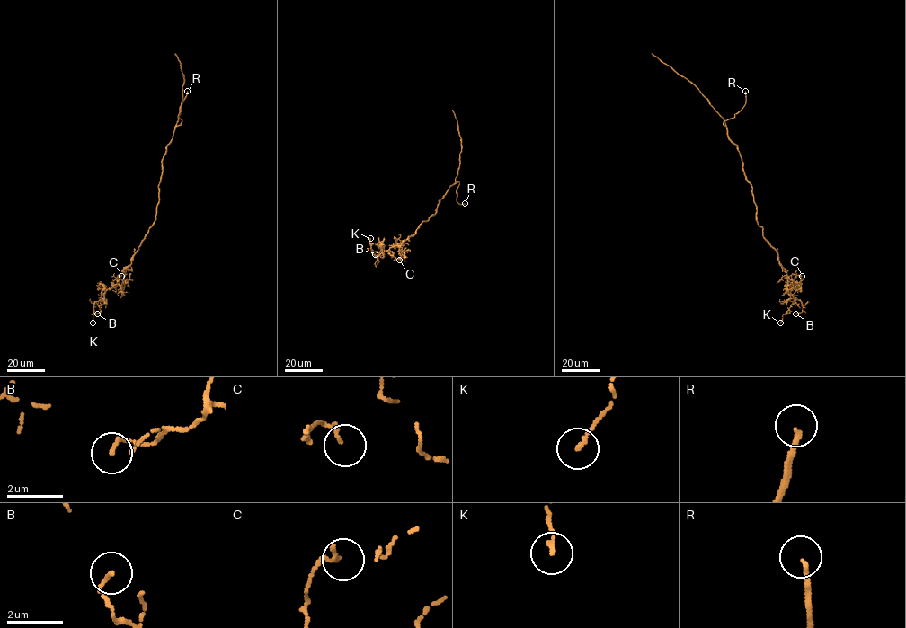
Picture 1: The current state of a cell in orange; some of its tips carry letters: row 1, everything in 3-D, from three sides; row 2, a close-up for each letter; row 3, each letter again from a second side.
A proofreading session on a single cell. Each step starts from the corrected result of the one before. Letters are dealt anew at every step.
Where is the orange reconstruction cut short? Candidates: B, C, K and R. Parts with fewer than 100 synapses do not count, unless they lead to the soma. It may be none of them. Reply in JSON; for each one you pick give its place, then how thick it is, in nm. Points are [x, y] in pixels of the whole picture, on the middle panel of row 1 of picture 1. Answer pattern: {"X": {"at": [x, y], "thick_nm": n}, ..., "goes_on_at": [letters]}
{"R": {"at": [465, 203], "thick_nm": 160}, "goes_on_at": ["R"]}

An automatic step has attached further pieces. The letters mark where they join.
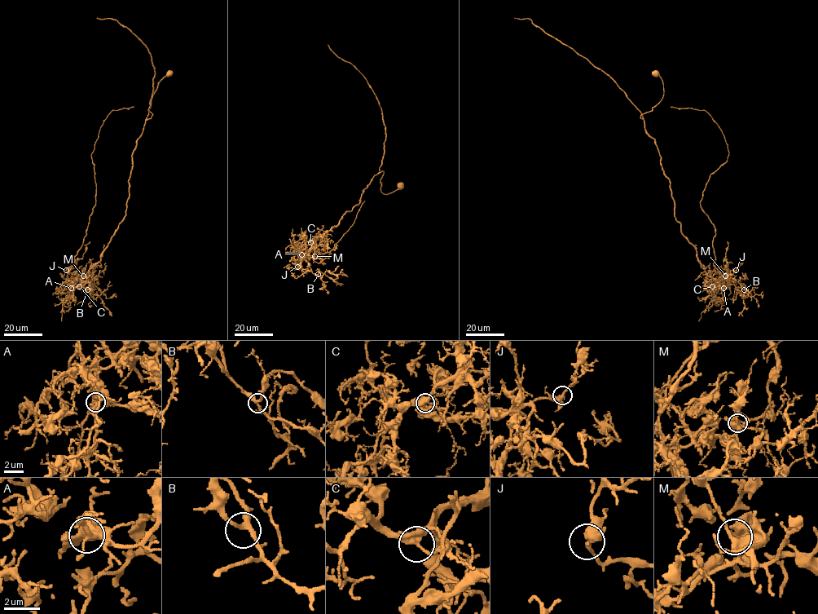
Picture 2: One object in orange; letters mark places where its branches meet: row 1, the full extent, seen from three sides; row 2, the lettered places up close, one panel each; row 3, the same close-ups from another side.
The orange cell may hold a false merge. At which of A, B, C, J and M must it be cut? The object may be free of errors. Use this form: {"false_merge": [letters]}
{"false_merge": ["C"]}

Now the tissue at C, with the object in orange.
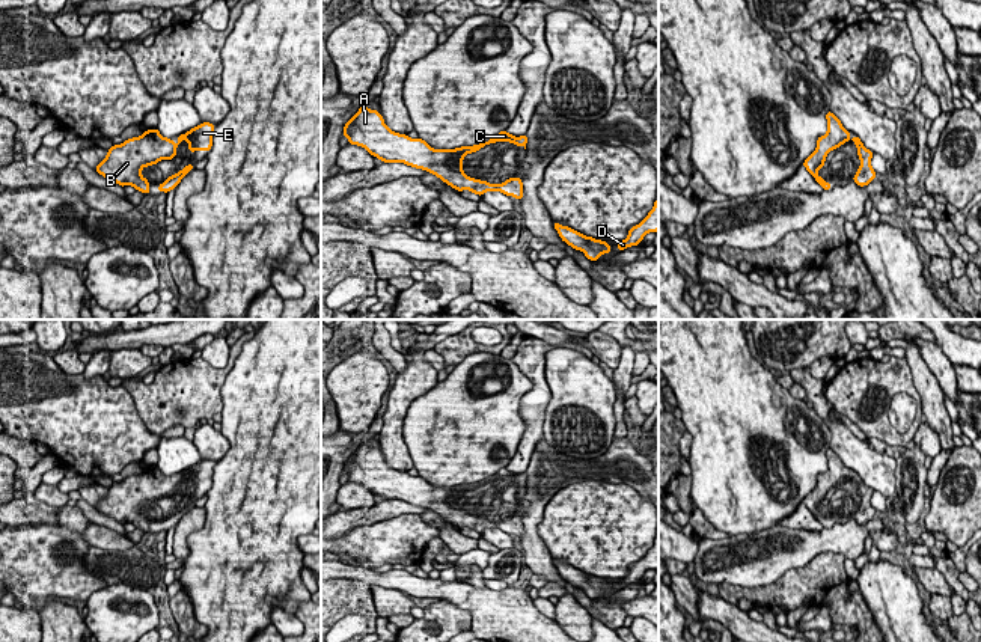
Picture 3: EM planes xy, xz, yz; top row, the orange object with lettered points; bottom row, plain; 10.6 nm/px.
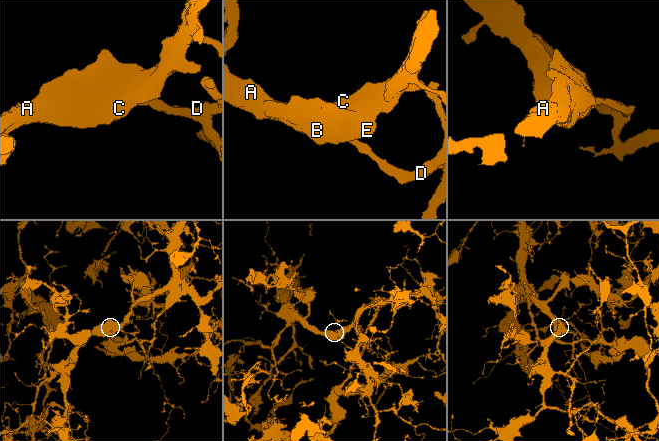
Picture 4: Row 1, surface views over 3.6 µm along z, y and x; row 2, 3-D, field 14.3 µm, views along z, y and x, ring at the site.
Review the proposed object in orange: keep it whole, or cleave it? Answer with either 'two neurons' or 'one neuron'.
two neurons

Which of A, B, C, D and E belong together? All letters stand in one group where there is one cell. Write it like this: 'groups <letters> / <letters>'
groups A B C E / D

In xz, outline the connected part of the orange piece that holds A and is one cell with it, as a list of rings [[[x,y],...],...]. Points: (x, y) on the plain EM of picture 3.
[[[365,443],[344,463],[342,475],[348,475],[348,482],[365,485],[372,494],[383,500],[404,500],[407,503],[426,508],[460,530],[469,527],[478,533],[487,529],[500,529],[506,533],[523,537],[523,520],[518,515],[514,521],[490,521],[475,517],[463,509],[463,496],[481,485],[496,481],[509,479],[526,487],[527,473],[515,475],[506,467],[493,476],[473,484],[455,487],[434,487],[422,476],[411,476],[407,472],[392,469],[380,449]]]

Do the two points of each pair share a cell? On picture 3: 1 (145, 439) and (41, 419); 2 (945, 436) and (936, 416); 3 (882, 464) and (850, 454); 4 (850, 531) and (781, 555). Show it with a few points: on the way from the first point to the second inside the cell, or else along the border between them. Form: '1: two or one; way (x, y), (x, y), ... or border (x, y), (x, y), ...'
1: one; way (119, 436), (98, 431), (76, 419), (67, 419)
2: one; way (945, 431), (939, 421)
3: one; way (874, 464), (858, 457)
4: one; way (834, 540), (797, 547)

